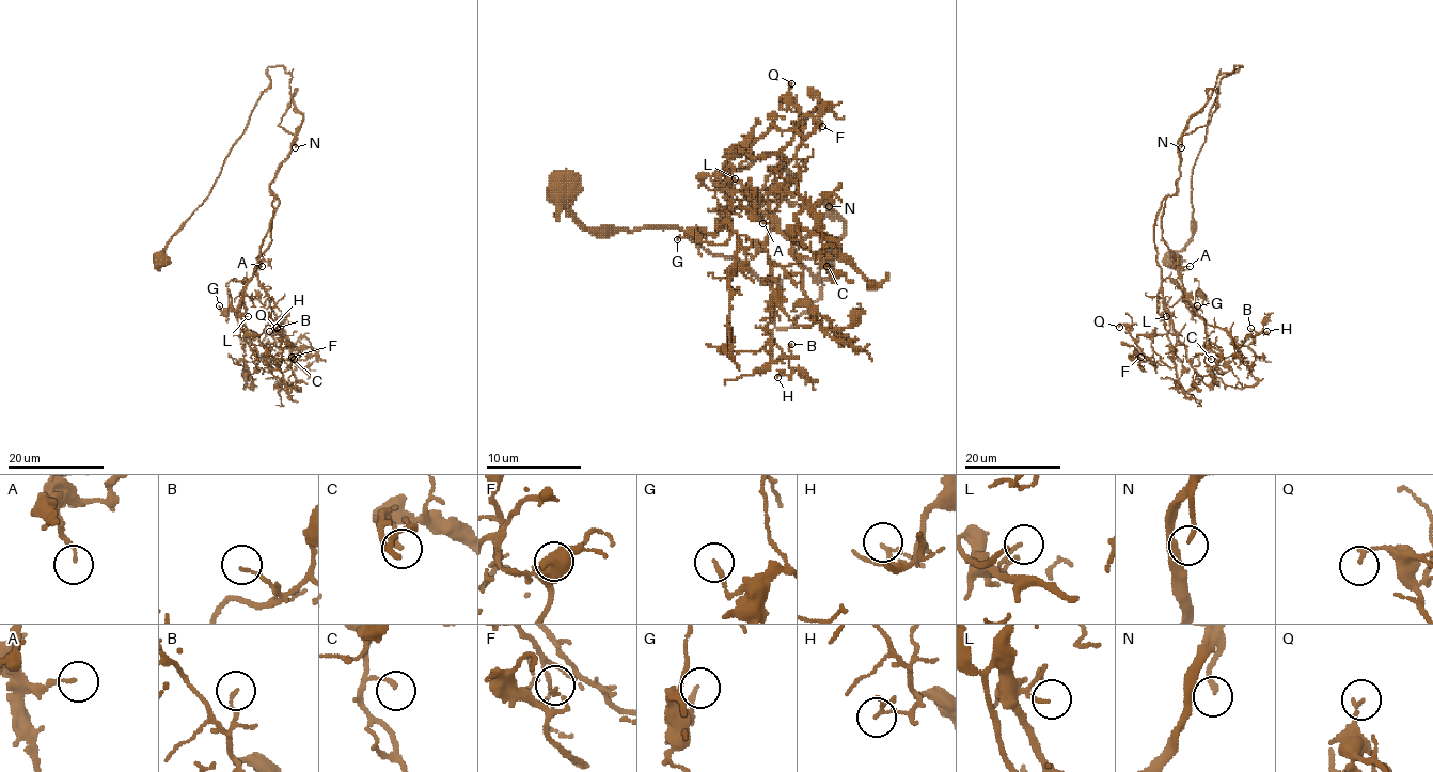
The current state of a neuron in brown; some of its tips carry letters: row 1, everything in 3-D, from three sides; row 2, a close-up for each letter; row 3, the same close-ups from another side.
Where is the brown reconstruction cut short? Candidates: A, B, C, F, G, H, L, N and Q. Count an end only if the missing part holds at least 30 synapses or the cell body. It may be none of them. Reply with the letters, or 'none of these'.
N

